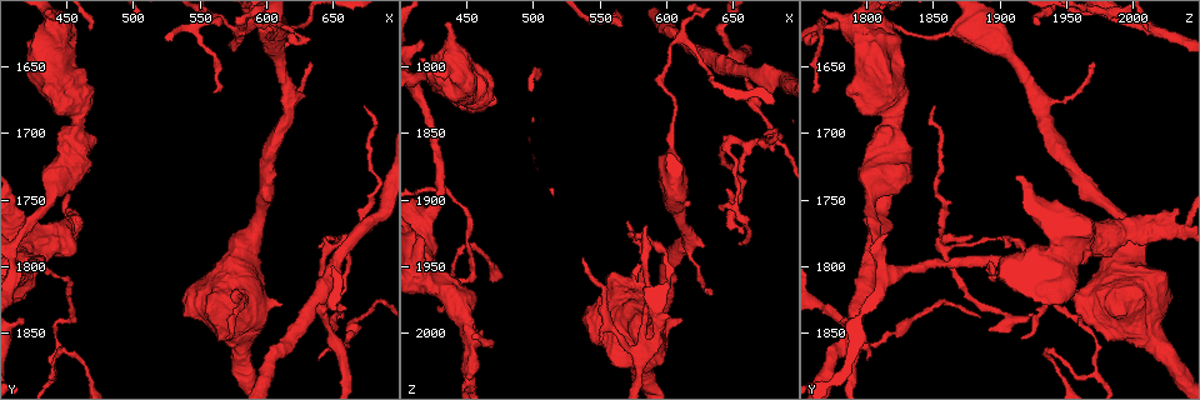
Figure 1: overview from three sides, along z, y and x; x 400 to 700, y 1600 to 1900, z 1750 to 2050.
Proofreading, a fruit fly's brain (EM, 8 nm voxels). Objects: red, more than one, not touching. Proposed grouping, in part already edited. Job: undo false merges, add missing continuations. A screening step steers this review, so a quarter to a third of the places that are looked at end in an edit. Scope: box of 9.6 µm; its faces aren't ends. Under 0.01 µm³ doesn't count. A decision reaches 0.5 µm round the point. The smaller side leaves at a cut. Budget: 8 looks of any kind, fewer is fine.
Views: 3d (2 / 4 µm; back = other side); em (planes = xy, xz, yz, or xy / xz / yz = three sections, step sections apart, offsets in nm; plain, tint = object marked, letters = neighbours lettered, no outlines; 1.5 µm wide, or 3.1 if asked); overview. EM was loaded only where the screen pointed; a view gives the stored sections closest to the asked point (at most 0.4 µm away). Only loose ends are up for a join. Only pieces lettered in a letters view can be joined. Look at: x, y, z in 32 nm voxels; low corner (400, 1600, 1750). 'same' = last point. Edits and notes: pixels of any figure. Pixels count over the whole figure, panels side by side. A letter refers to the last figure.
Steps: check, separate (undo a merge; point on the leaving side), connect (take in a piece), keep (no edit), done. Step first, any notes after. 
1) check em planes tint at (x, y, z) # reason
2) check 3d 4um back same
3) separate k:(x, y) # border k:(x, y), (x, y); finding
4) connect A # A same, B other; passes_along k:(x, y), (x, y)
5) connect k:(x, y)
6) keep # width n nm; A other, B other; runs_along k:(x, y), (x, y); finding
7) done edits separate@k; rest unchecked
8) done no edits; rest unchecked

check em planes letters at (608, 1616, 1782) # abrupt turn

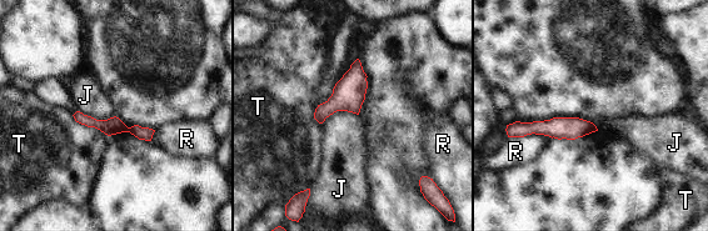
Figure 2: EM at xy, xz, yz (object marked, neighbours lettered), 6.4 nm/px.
separate 2:(145, 134) # width 110 nm; J other, R other, T other; border 2:(128, 127), (129, 131); two cells meet here

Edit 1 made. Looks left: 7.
check overview

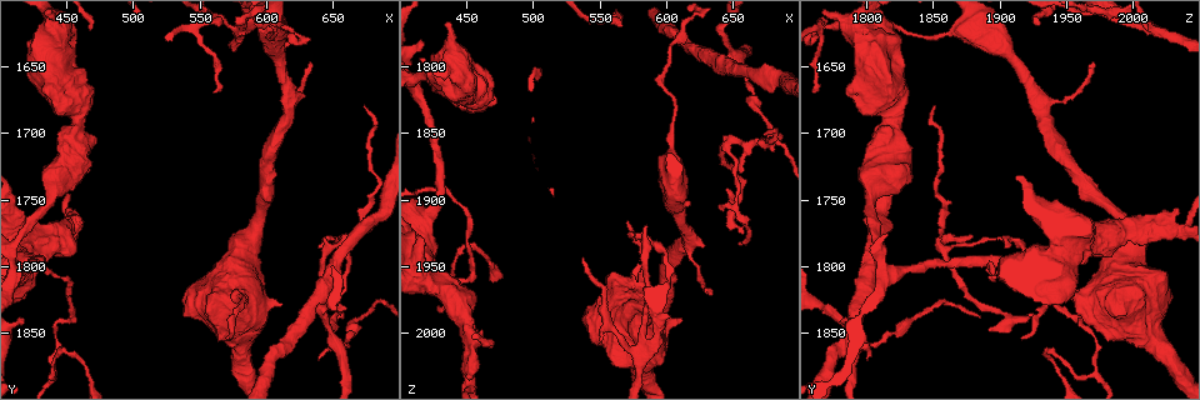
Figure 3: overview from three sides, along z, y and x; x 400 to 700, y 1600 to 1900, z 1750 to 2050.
check em xz step 4 tint at (472, 1704, 1828) # stops while still wide

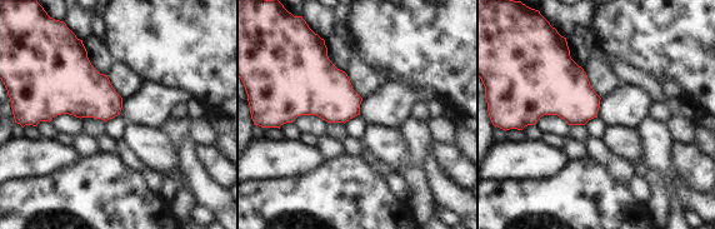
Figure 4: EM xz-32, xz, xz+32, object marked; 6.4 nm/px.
check em planes tint same # another direction

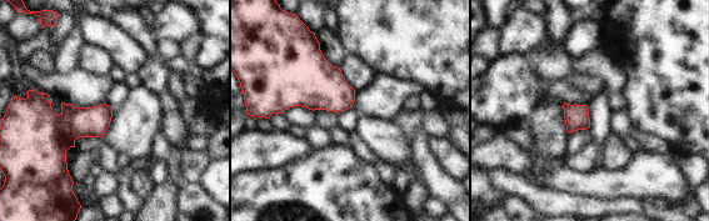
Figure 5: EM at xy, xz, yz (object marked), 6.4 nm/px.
check em planes letters same

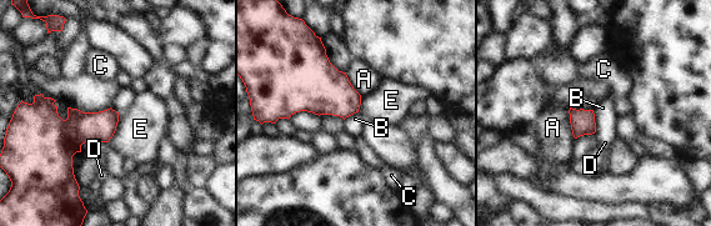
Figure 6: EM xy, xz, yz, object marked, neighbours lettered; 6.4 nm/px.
keep # A other, B other, C other, D other, E other; border 6:(353, 114), (344, 120); none of them fits

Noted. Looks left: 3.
check em xy step 4 plain at (436, 1802, 1894)

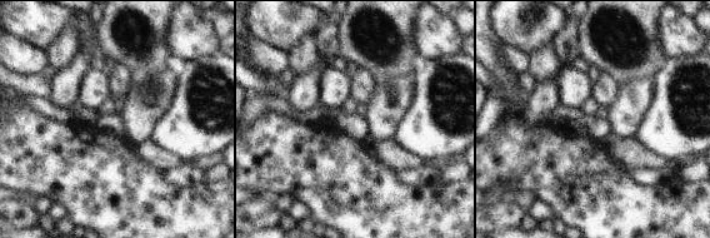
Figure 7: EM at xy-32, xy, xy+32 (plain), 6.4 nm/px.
check em xy step 4 letters same # what lies round it

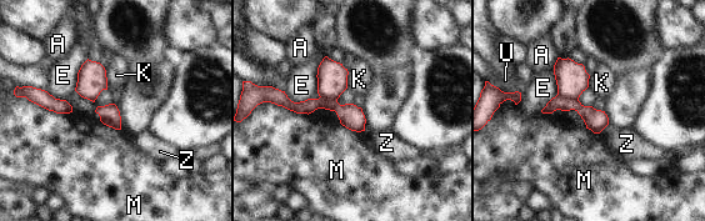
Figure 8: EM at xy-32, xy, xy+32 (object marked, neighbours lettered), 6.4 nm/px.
separate 8:(595, 120) # width 130 nm; A other, E other, K other, M other, U other, Z other; border 8:(558, 94), (578, 100); two cells meet here

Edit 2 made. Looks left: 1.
done edits separate@2, separate@8; rest unchecked

